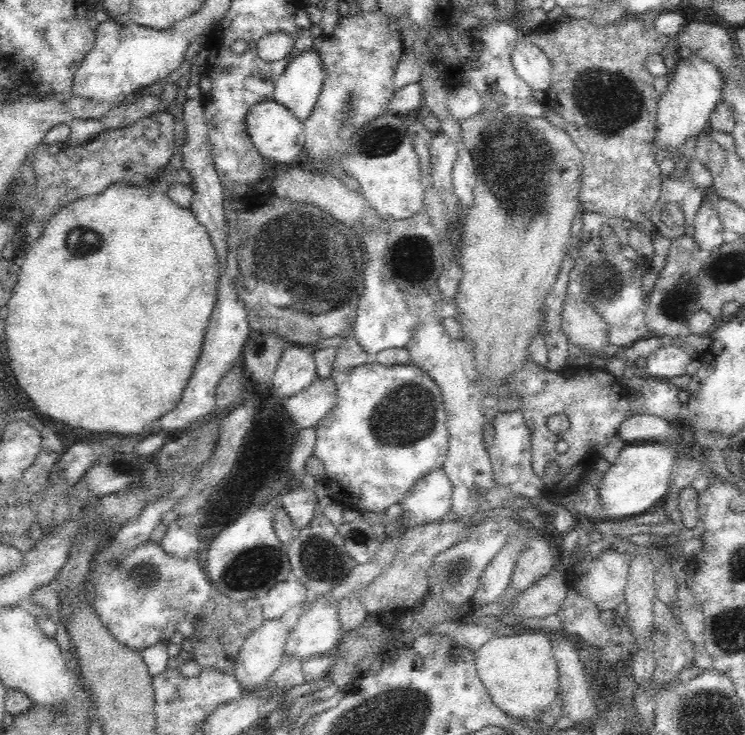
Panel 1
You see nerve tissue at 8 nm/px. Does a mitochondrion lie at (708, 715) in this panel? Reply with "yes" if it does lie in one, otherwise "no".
yes

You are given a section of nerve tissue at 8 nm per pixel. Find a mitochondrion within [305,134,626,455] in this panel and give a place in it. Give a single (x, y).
(410, 401)

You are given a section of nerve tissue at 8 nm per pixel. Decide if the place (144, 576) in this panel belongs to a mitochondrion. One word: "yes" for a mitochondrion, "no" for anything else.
yes

